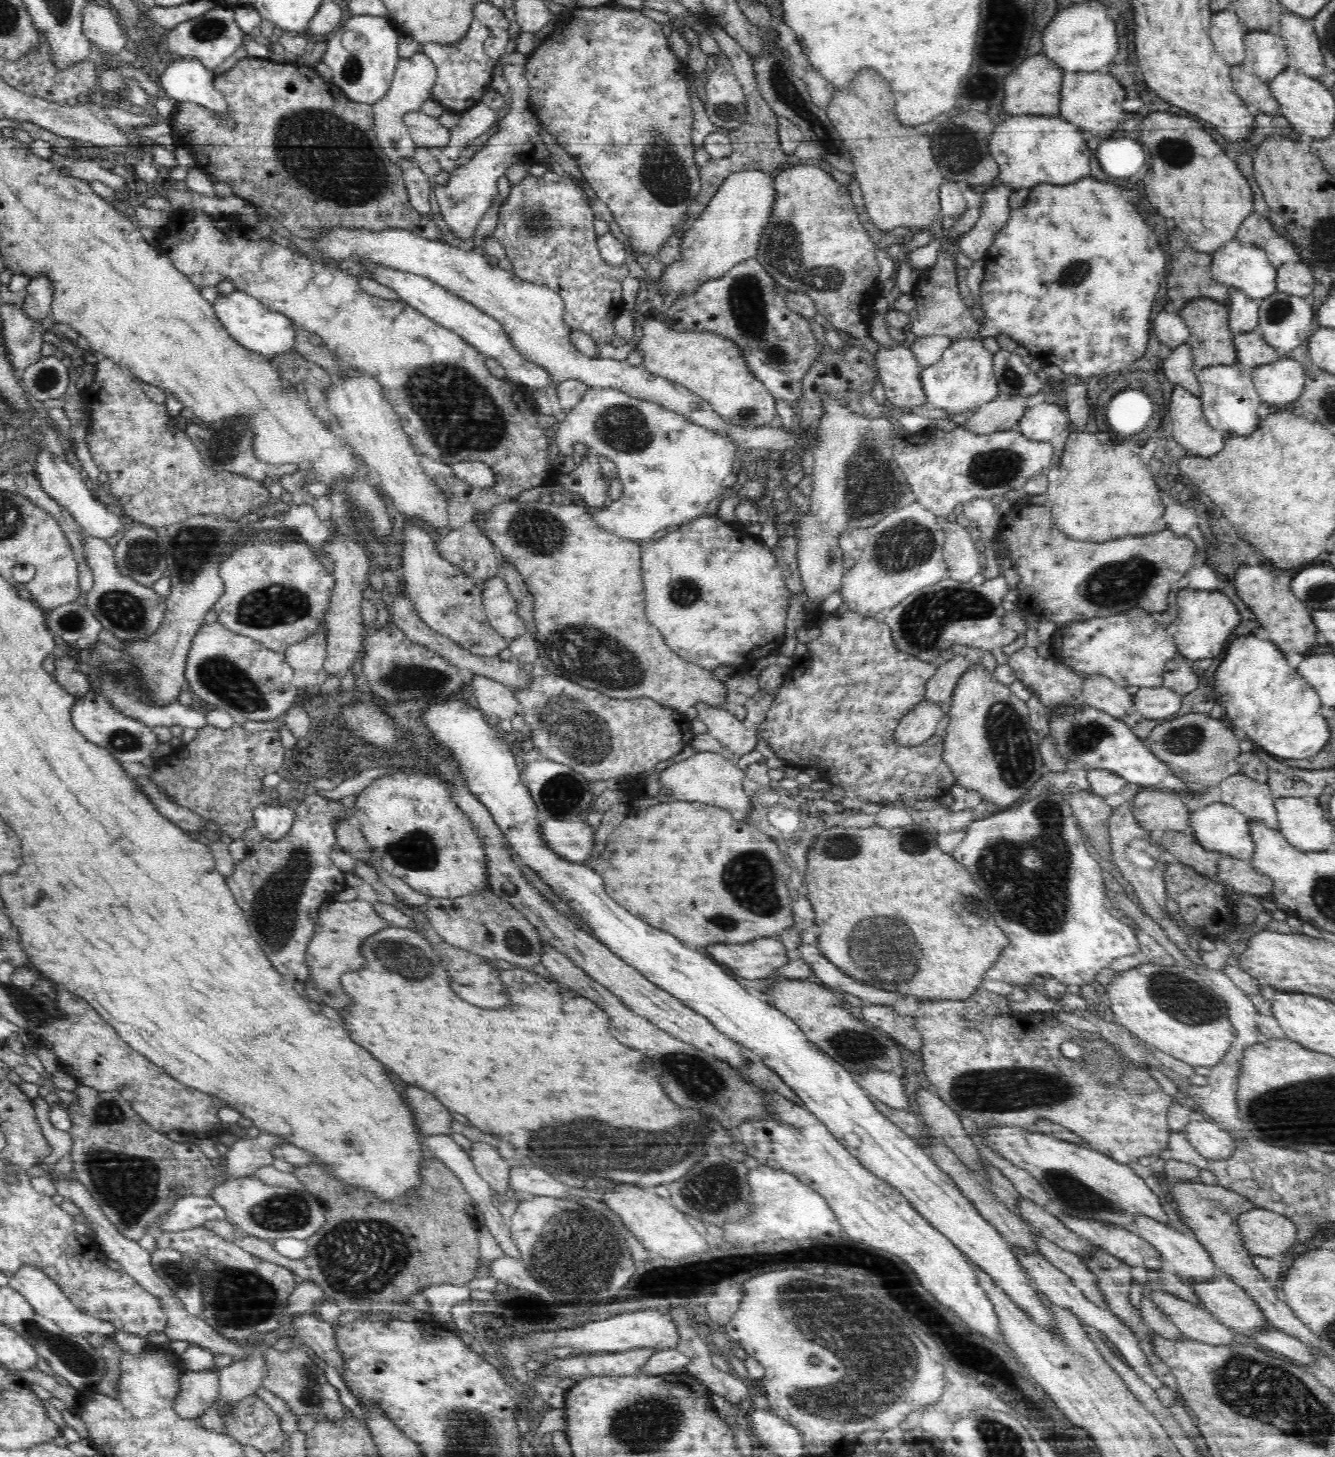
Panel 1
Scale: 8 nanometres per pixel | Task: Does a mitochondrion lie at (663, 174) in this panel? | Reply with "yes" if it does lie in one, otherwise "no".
yes

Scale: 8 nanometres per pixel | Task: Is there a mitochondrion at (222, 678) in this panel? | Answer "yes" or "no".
yes

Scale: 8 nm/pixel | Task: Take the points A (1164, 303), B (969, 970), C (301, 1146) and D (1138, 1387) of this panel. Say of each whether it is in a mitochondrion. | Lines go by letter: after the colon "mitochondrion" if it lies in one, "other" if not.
A: other
B: other
C: other
D: other

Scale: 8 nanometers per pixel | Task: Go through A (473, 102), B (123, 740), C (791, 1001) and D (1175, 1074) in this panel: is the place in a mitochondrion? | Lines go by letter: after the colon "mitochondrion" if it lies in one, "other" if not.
A: other
B: mitochondrion
C: other
D: other

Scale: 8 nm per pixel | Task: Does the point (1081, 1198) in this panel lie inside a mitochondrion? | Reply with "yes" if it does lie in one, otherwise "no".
yes

